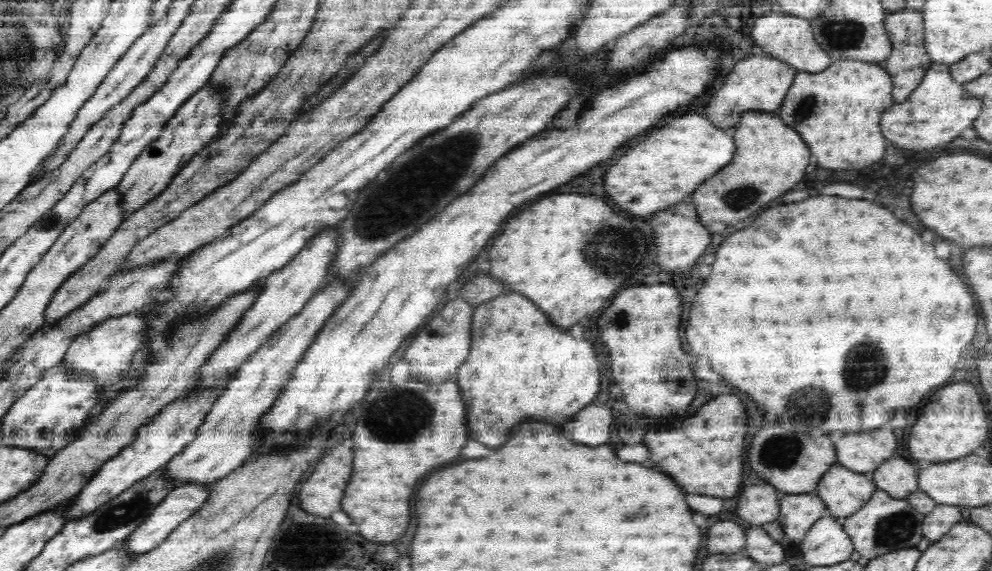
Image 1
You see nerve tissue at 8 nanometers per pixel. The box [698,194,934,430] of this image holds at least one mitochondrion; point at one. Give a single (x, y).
(865, 363)

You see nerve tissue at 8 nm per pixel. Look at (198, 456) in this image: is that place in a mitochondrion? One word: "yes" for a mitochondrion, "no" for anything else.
no

